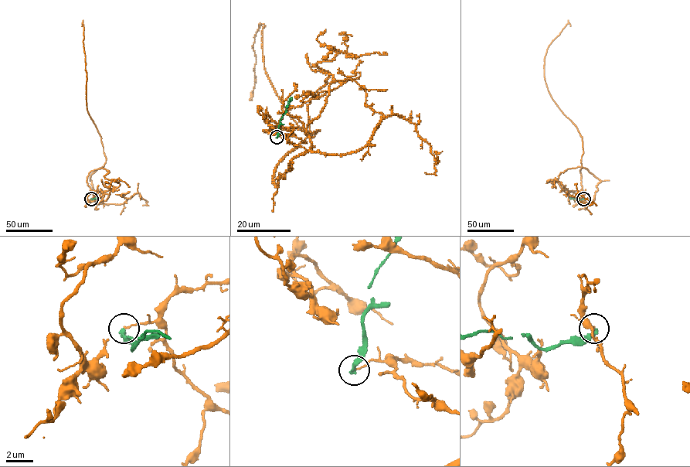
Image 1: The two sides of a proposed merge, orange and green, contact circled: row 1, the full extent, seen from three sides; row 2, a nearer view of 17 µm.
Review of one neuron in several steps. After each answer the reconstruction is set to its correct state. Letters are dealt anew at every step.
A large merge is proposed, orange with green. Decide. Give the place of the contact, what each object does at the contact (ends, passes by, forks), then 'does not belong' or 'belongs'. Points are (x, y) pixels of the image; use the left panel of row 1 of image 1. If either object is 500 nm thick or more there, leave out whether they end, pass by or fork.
at (91, 199); orange ends there; green ends there; does not belong

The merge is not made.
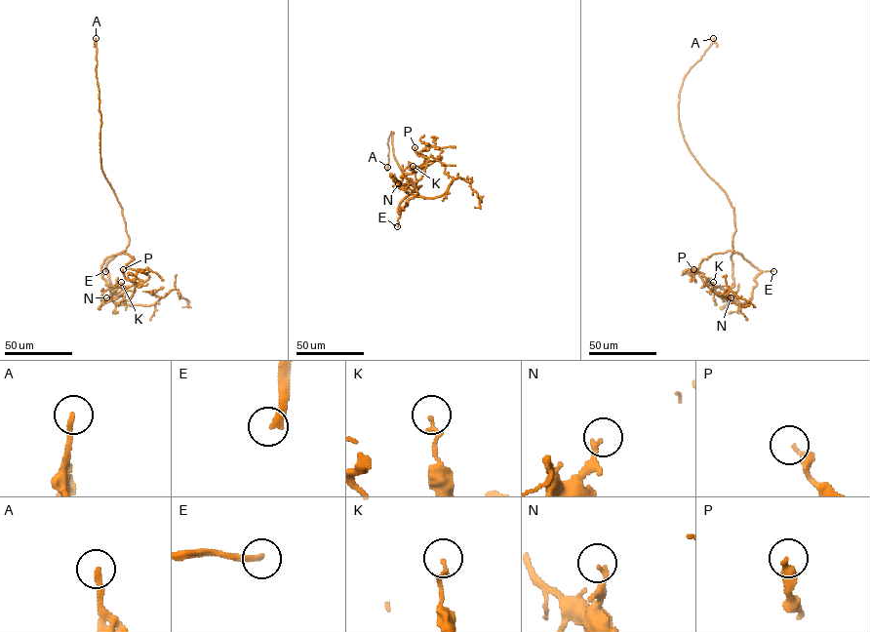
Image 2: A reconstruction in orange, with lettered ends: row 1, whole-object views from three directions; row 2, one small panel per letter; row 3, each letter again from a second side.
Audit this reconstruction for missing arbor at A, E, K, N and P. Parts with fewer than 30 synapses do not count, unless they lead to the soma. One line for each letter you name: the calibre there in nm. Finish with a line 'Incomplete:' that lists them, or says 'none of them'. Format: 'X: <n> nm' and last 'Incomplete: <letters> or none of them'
A: 190 nm
E: 280 nm
Incomplete: A, E

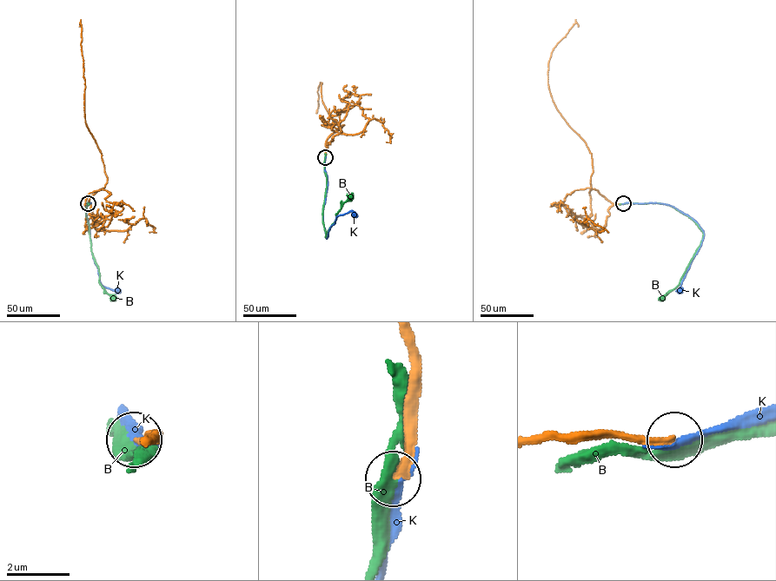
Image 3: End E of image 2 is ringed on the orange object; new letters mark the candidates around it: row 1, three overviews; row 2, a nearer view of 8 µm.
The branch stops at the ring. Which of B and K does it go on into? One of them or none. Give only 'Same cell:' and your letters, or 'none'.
Same cell: none

